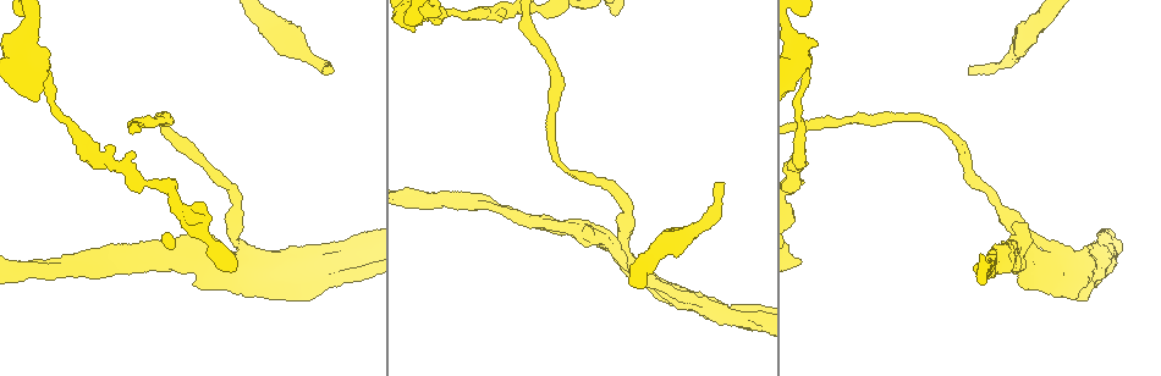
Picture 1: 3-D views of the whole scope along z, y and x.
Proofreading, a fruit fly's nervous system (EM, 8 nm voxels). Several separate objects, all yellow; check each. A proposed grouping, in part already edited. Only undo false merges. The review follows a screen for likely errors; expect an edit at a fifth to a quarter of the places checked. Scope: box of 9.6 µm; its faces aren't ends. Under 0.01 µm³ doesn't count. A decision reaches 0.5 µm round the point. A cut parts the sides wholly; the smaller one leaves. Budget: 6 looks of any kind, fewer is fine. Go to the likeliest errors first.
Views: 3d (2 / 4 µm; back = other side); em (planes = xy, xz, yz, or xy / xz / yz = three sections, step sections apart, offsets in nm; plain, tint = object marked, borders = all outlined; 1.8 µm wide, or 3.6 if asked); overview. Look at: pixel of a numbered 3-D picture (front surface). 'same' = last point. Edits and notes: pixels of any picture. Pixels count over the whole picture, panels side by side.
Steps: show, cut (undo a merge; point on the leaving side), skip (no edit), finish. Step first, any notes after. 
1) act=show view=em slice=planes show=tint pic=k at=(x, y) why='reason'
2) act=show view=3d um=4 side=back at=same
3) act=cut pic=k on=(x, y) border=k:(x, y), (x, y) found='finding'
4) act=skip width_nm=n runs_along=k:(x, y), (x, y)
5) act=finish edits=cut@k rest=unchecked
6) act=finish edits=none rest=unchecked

act=show view=3d um=4 pic=1 at=(1106, 237) why='touches itself'

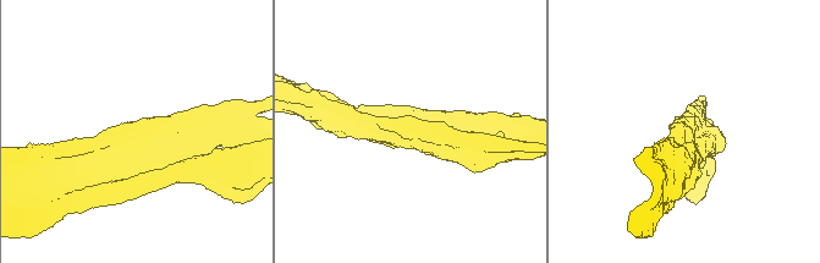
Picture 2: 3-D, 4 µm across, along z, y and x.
act=show view=em um=3.6 slice=planes show=tint pic=2 at=(681, 133) why='need the tissue'

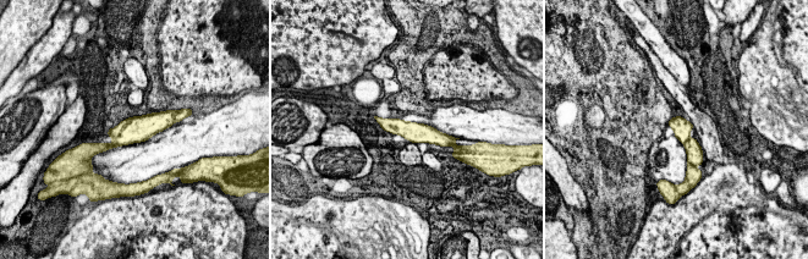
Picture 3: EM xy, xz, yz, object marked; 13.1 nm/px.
act=cut pic=3 on=(681, 127) width_nm=240 part_leaving=3:(381, 121), (417, 133), (441, 137) found='two cells meet here'

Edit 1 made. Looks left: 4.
act=show view=overview why='see it whole again'

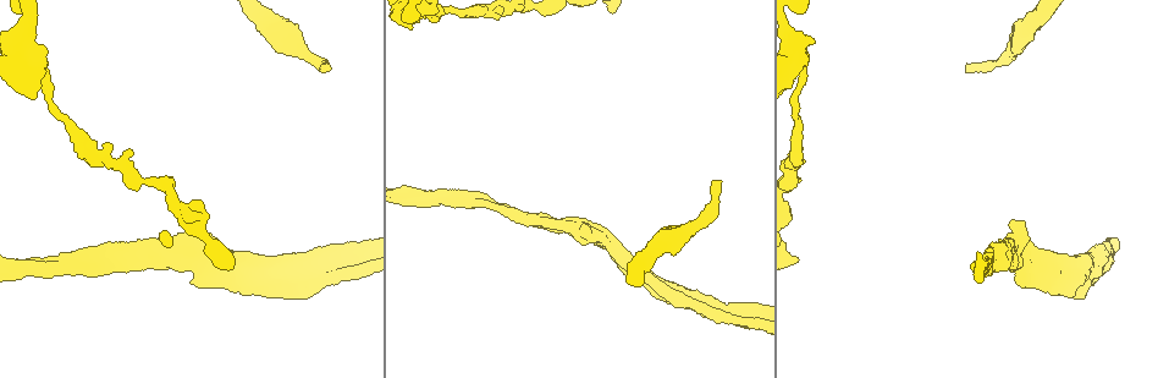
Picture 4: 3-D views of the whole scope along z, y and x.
act=show view=em slice=yz step=4 show=tint pic=4 at=(537, 220) why='sudden change in width'

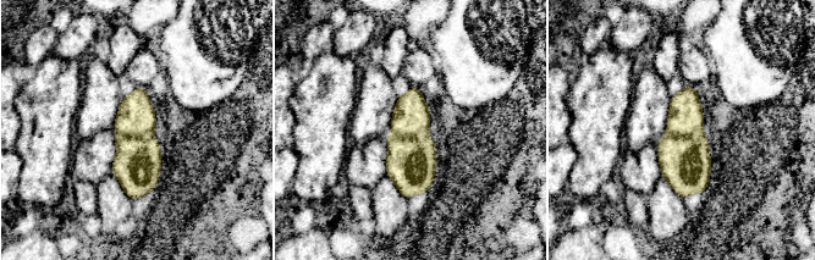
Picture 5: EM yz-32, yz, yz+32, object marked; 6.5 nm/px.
act=show view=em slice=planes show=tint at=same

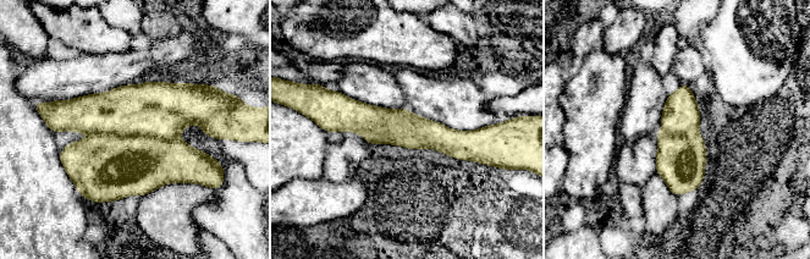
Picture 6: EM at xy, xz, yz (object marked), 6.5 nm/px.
act=skip runs_along=6:(334, 124), (480, 136) found='continuous, no second cell'

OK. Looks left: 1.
act=show view=em um=3.6 slice=yz step=4 show=tint pic=4 at=(307, 296) why='closes a loop'

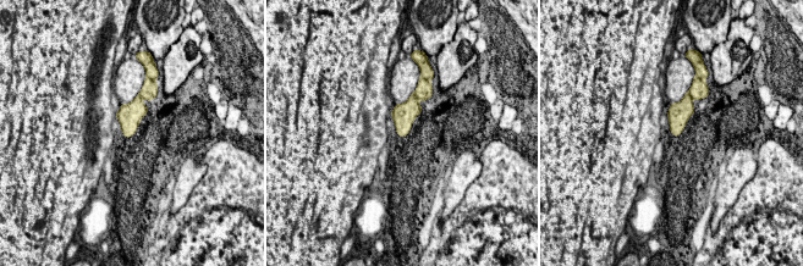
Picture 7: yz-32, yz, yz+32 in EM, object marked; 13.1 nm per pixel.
act=skip found='continuous, no second cell'

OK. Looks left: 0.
act=finish edits=cut@3 rest=unchecked

